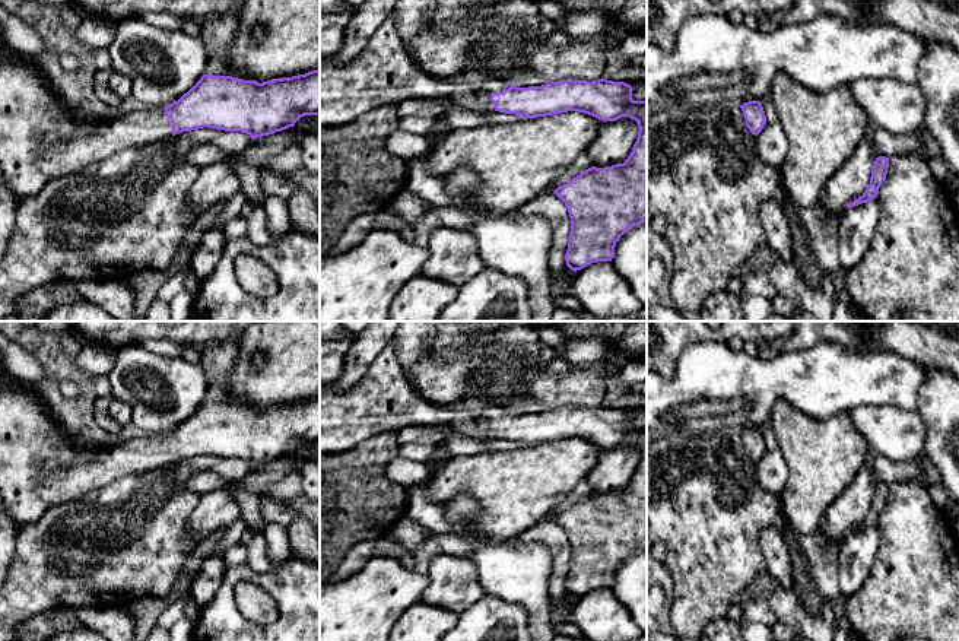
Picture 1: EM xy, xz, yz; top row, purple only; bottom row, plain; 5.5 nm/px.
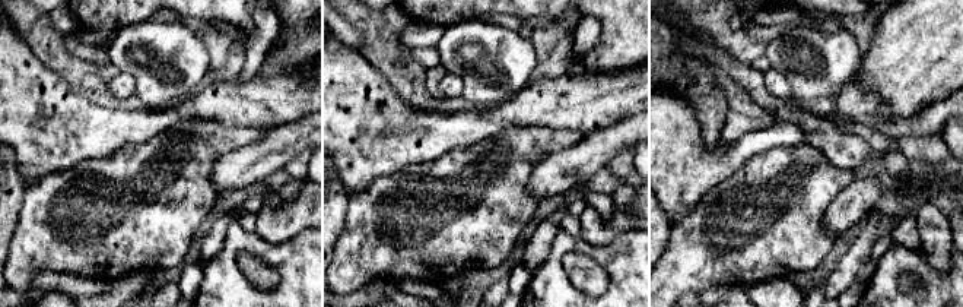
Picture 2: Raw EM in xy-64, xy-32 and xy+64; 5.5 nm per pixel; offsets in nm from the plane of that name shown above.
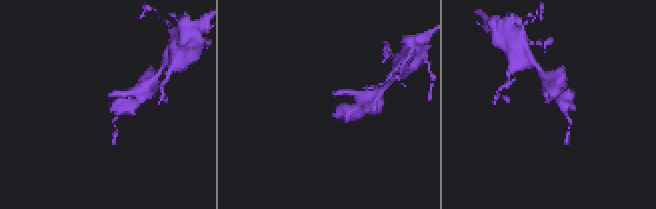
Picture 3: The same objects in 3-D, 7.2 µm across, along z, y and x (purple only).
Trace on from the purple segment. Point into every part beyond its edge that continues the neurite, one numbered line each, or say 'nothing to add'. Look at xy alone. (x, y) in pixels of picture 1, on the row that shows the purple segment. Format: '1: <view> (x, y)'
1: xy (41, 139)

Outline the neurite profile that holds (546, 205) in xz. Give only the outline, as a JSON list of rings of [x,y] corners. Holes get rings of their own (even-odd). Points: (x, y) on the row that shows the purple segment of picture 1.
[[[543,191],[518,209],[520,215],[537,215],[550,225],[552,244],[549,250],[549,267],[552,275],[562,283],[566,282],[565,273],[569,269],[565,254],[569,242],[571,218],[565,203],[552,193]]]

